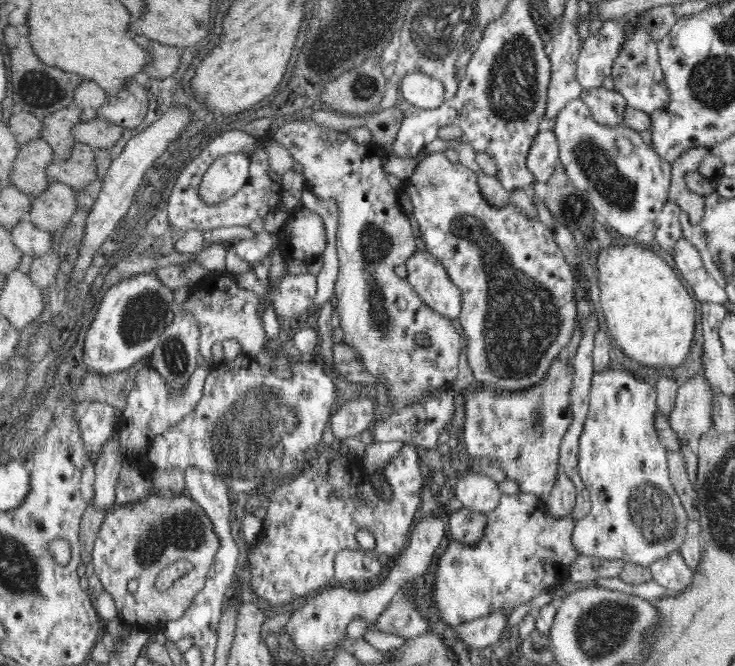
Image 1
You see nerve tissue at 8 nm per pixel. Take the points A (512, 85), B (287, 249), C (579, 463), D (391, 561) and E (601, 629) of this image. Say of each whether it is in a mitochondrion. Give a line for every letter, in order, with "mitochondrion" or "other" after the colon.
A: mitochondrion
B: other
C: other
D: other
E: mitochondrion

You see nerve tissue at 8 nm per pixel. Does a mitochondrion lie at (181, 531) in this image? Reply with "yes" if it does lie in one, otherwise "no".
yes

